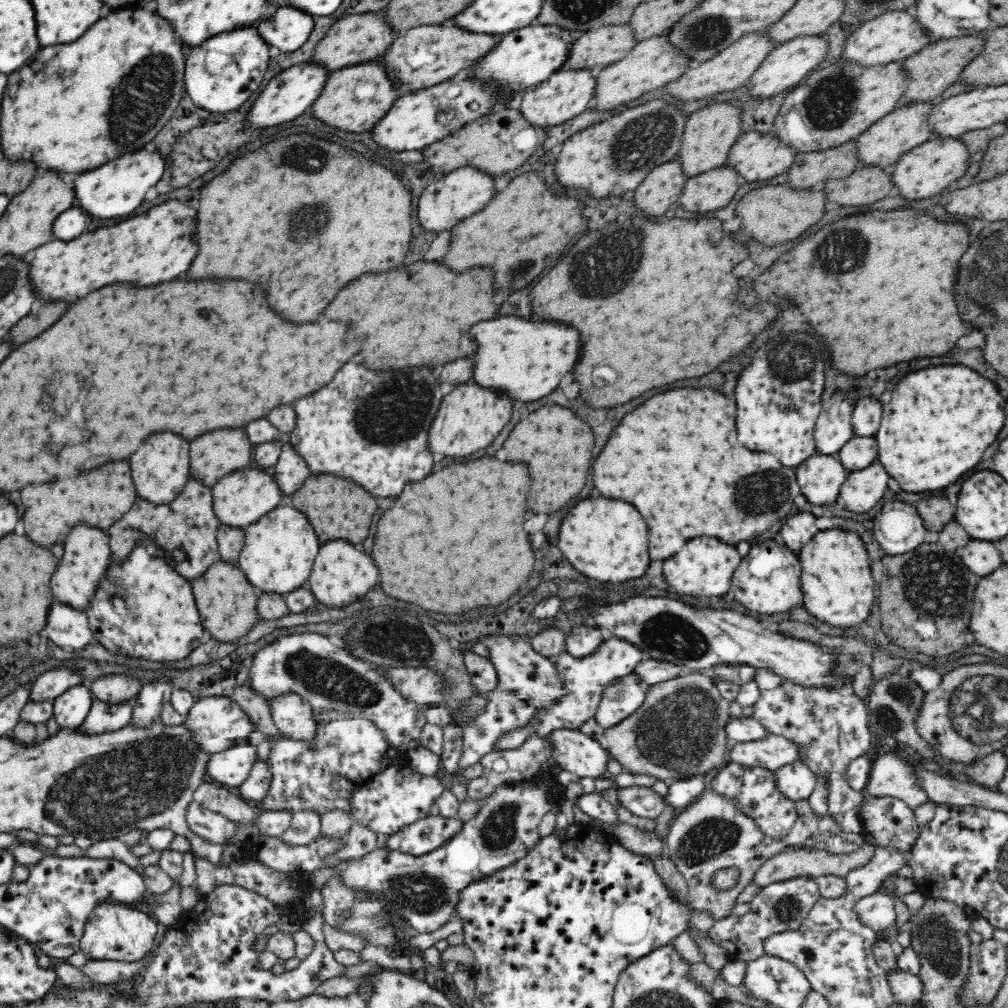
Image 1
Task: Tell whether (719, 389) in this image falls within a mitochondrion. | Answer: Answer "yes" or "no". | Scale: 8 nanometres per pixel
no

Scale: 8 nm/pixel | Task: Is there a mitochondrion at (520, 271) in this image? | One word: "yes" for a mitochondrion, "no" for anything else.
yes

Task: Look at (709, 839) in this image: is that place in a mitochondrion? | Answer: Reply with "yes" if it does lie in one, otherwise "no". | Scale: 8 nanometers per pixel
yes

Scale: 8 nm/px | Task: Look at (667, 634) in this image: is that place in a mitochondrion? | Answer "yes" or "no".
yes

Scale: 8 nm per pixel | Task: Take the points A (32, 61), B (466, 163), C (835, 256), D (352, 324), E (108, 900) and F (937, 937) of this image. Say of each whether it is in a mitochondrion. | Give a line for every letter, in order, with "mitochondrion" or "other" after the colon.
A: other
B: other
C: mitochondrion
D: other
E: other
F: mitochondrion

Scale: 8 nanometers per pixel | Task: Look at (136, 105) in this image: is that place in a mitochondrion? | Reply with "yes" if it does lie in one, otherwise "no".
yes

